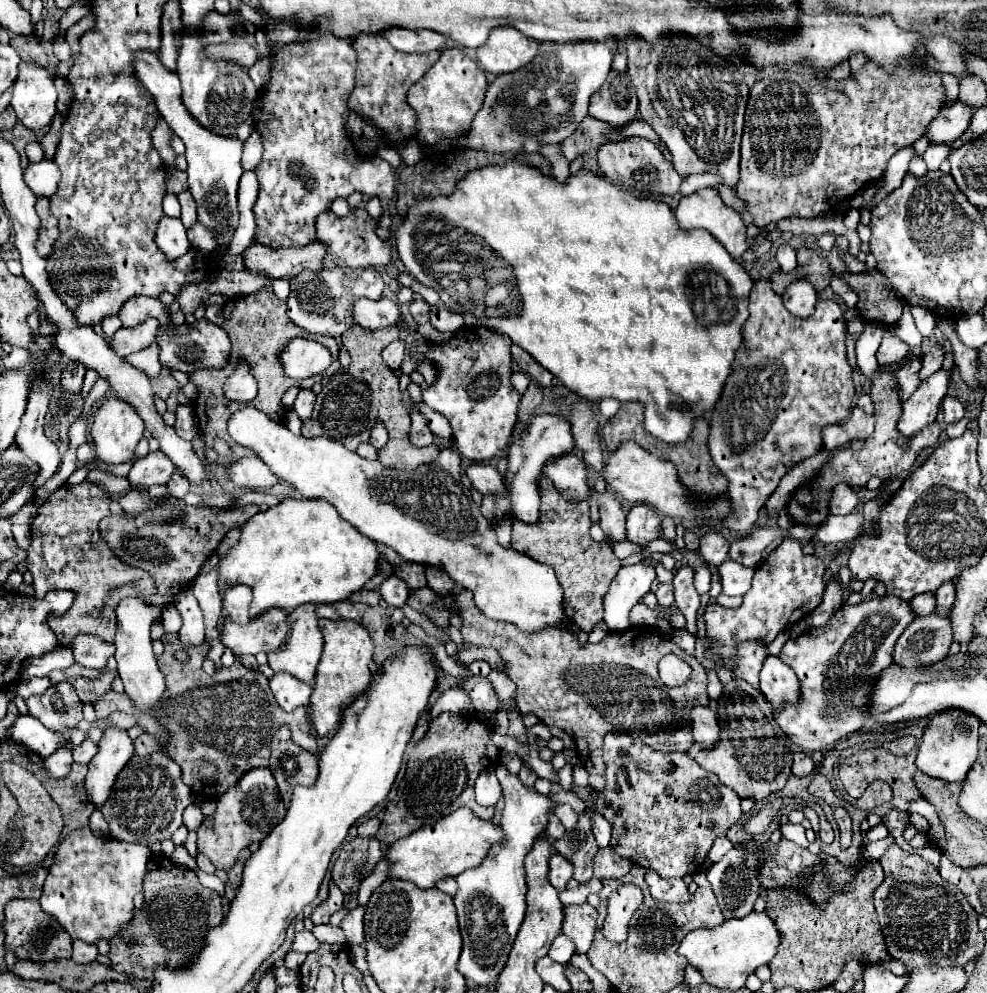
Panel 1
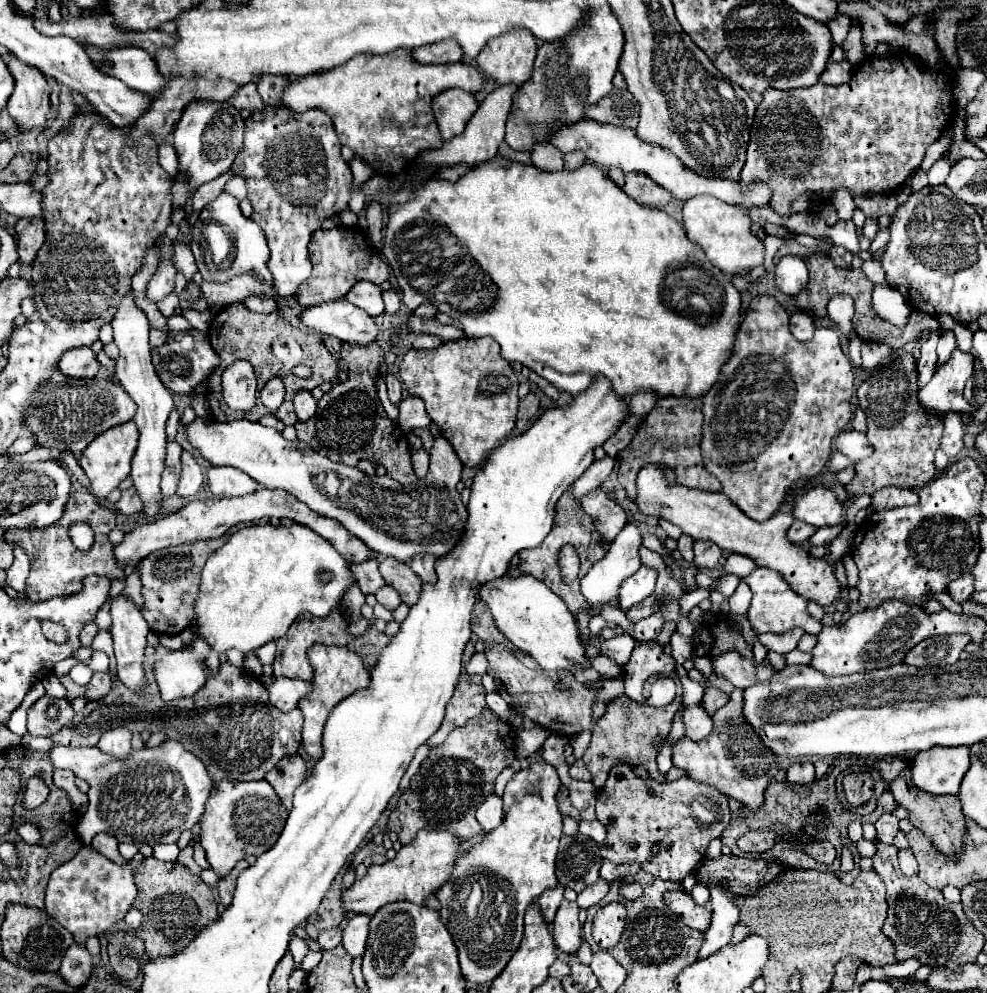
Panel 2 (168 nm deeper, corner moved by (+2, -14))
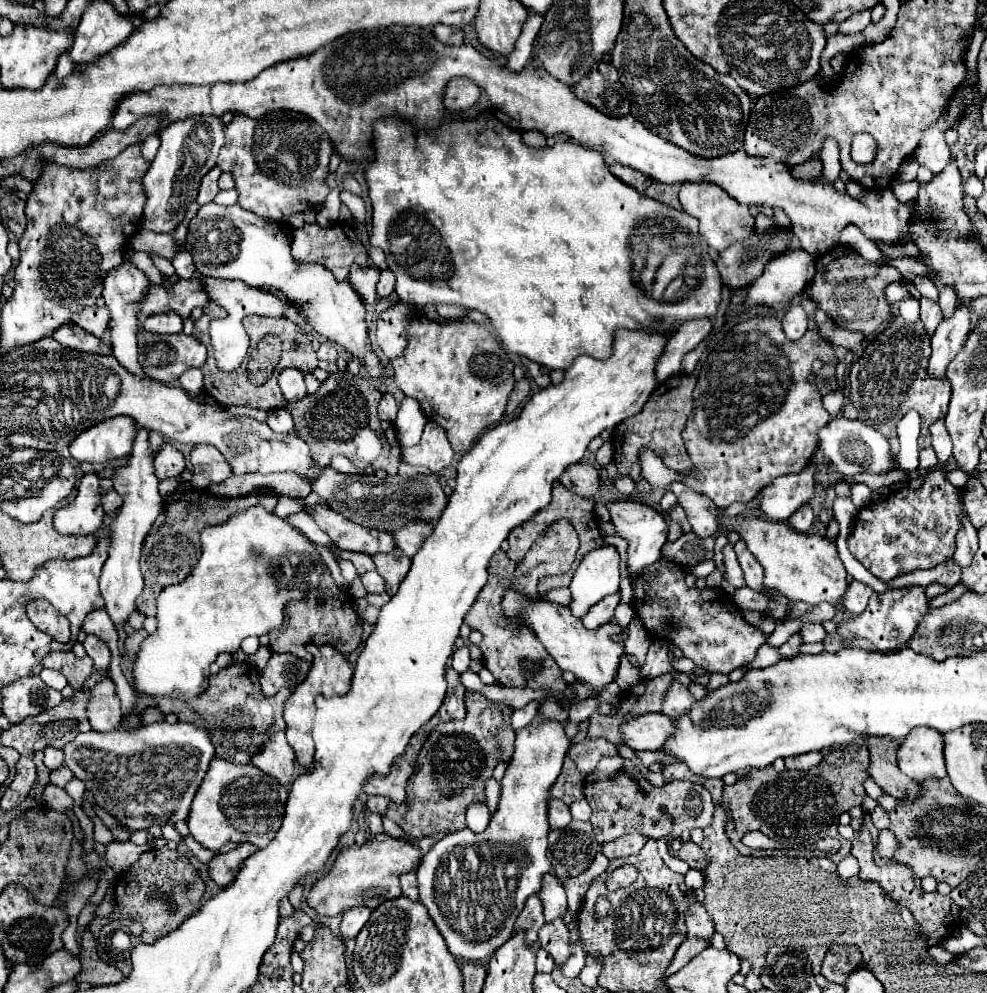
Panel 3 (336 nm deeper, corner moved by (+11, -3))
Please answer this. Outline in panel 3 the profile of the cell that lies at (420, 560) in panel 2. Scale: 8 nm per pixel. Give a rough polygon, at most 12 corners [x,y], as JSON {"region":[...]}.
{"region":[[412,520],[392,532],[396,546],[408,558],[420,550],[432,524]]}

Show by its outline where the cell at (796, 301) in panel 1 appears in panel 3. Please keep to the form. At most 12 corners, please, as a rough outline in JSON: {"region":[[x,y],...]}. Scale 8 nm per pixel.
{"region":[[792,304],[782,318],[790,340],[808,330],[808,316],[800,304]]}

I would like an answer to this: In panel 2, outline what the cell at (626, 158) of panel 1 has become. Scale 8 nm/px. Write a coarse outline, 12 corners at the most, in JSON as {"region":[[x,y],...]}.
{"region":[[611,167],[607,175],[645,207],[665,207],[673,197],[647,175]]}

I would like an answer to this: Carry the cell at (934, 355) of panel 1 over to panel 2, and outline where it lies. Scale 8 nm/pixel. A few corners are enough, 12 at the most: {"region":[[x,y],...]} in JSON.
{"region":[[943,331],[937,355],[937,367],[947,363],[955,351],[955,335]]}

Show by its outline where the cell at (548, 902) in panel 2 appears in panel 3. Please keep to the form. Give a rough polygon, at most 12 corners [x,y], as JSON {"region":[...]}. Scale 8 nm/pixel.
{"region":[[534,894],[526,900],[512,934],[522,930],[526,944],[538,940],[542,902]]}

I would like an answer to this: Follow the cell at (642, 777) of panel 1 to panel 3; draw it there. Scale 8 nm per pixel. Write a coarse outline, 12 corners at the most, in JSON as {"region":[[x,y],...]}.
{"region":[[606,756],[584,778],[600,844],[680,838],[714,814],[704,786],[656,788]]}

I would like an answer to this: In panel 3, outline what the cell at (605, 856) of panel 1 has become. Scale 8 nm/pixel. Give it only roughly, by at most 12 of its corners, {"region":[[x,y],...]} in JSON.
{"region":[[640,832],[604,844],[610,860],[628,858],[644,848],[648,838]]}

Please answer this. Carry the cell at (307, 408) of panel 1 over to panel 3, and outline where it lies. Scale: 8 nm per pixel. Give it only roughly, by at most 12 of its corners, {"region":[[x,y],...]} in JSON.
{"region":[[286,368],[278,376],[288,402],[306,396],[304,374]]}

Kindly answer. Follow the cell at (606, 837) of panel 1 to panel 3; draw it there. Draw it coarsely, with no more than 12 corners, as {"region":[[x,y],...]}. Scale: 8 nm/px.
{"region":[[586,798],[572,802],[574,820],[590,820]]}

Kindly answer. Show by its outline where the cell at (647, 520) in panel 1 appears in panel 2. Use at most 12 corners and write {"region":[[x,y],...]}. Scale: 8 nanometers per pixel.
{"region":[[627,523],[581,579],[589,603],[617,601],[641,567],[641,531]]}

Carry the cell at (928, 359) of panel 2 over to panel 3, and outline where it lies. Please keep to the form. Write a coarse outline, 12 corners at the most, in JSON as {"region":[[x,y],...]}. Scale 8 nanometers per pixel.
{"region":[[920,298],[920,318],[928,334],[942,320],[938,302]]}

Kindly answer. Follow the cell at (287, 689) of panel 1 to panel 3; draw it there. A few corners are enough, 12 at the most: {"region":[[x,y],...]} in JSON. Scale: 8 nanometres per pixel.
{"region":[[272,652],[262,676],[262,692],[296,688],[310,662]]}

